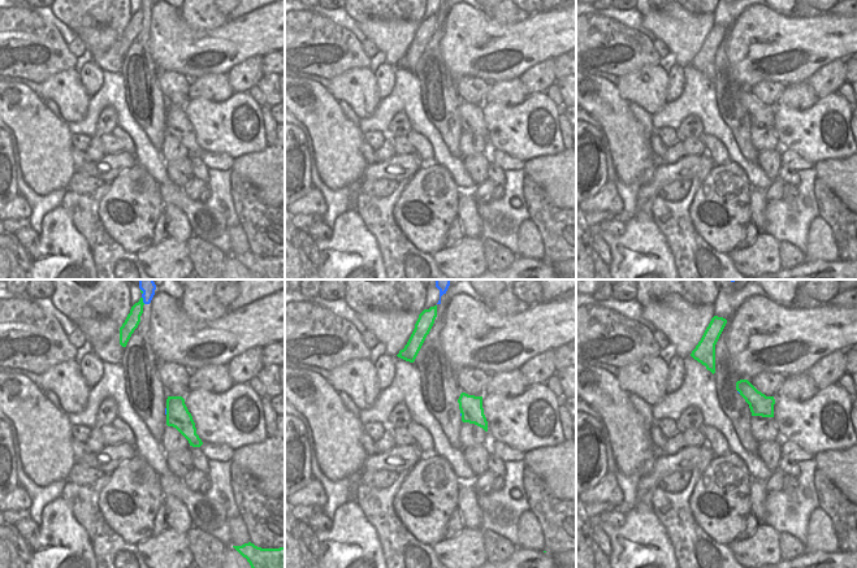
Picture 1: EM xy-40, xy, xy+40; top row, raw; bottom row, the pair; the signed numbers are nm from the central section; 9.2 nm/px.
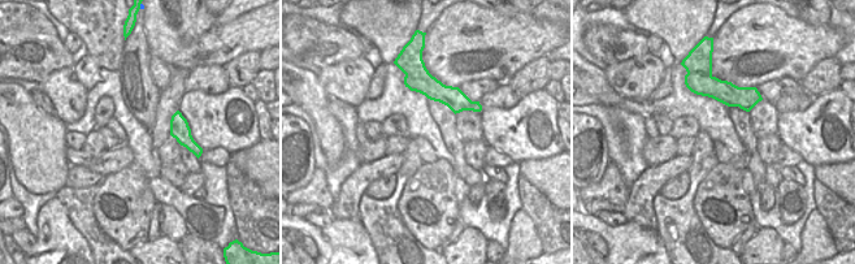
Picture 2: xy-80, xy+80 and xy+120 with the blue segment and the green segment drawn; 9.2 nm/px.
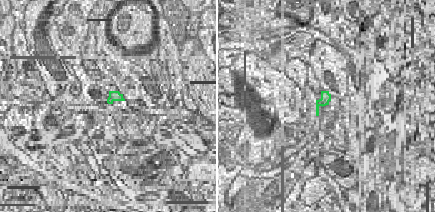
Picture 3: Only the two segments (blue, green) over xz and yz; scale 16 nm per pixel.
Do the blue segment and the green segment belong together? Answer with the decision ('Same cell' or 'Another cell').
Another cell.

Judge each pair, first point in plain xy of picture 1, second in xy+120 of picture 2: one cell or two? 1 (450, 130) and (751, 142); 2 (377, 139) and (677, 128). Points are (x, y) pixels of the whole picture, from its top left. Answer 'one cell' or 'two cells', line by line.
1: one cell
2: two cells

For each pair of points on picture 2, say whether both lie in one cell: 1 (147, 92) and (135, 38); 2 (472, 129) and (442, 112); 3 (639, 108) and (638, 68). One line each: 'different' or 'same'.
1: same
2: different
3: different

